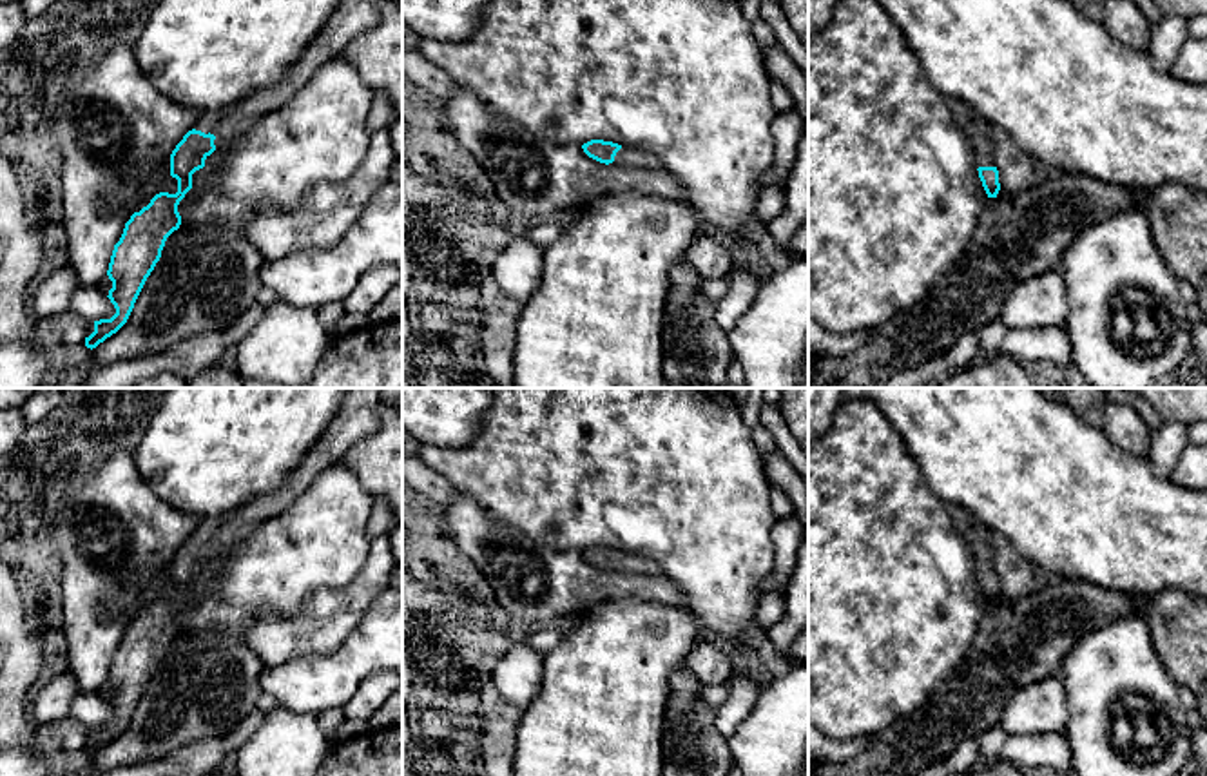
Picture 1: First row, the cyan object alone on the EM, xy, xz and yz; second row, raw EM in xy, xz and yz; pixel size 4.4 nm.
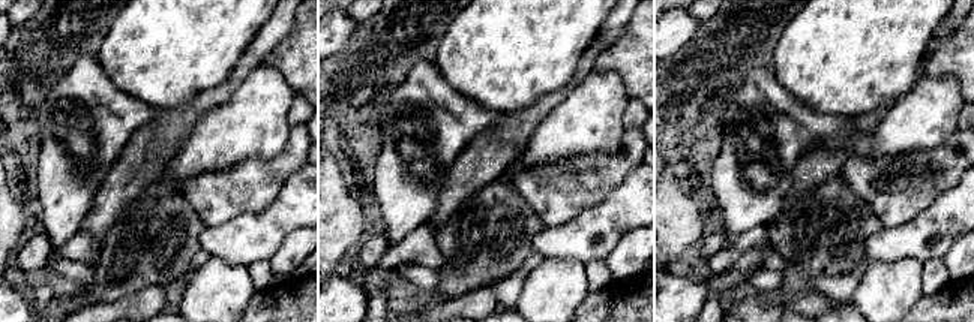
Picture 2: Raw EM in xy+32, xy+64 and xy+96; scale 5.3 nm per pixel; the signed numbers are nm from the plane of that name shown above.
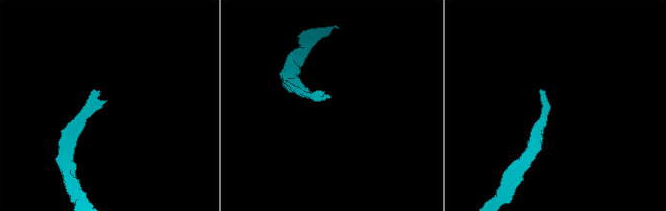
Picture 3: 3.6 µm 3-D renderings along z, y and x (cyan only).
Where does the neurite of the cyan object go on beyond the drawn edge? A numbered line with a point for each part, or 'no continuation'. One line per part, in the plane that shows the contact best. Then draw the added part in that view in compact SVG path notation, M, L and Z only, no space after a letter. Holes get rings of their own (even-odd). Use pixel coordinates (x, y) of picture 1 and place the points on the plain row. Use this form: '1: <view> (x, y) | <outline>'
1: xy (357, 417) | M350 388L335 417L275 493L256 497L228 515L198 519L194 535L216 542L216 558L241 546L259 524L297 500L317 475L341 462L353 444L379 430L381 390Z

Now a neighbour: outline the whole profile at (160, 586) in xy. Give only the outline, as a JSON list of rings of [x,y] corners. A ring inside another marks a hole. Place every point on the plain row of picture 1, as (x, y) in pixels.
[[[170,562],[161,566],[149,578],[149,584],[140,598],[140,604],[134,609],[134,618],[140,618],[143,613],[147,613],[150,606],[159,598],[169,598],[169,600],[178,598],[178,586],[170,582]]]

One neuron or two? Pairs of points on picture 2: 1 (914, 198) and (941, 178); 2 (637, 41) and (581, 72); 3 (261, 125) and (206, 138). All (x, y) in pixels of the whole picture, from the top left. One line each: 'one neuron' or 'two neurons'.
1: one neuron
2: two neurons
3: one neuron

